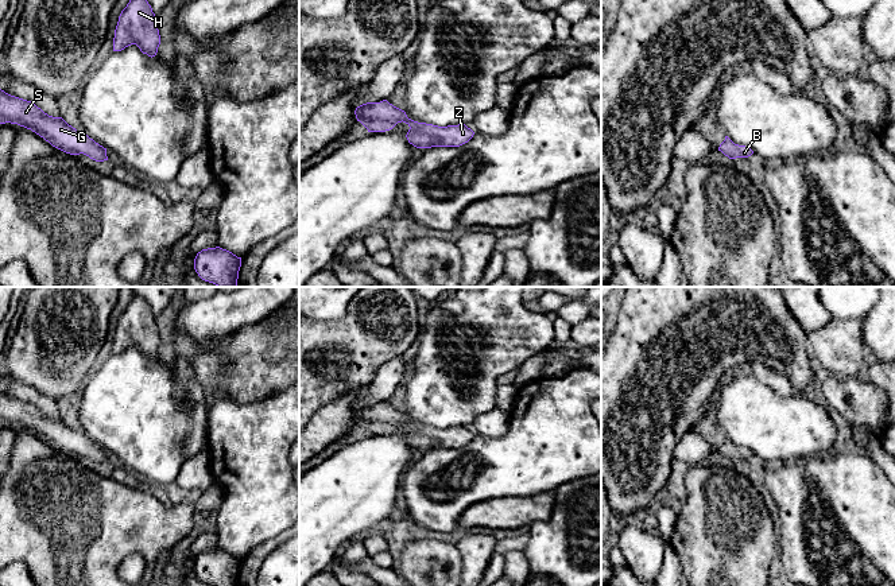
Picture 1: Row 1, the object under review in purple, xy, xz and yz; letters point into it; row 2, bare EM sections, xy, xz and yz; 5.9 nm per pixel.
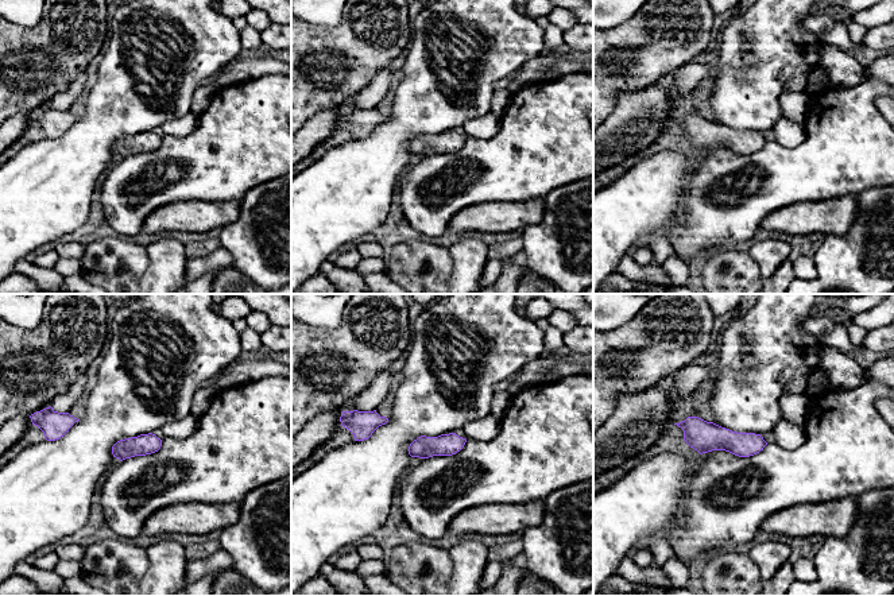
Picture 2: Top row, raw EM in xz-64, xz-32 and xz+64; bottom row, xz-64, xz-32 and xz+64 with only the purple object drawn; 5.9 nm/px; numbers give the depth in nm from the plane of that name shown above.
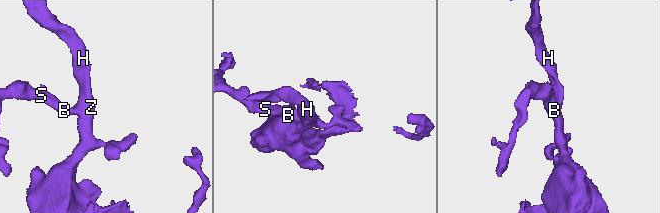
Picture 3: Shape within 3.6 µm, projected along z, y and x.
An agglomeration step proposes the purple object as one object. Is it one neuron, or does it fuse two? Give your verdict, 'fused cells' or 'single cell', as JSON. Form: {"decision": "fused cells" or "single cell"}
{"decision": "single cell"}

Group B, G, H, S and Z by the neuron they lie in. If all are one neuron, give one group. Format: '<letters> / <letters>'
B G H S Z

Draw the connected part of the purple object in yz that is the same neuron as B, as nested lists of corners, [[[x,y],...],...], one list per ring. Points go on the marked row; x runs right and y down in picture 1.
[[[725,136],[725,140],[720,144],[718,151],[729,159],[748,158],[753,154],[749,147],[735,144],[728,136]]]

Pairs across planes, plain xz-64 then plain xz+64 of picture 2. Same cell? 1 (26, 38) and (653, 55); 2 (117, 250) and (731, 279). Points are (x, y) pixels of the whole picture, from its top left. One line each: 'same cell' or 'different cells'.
1: same cell
2: same cell

